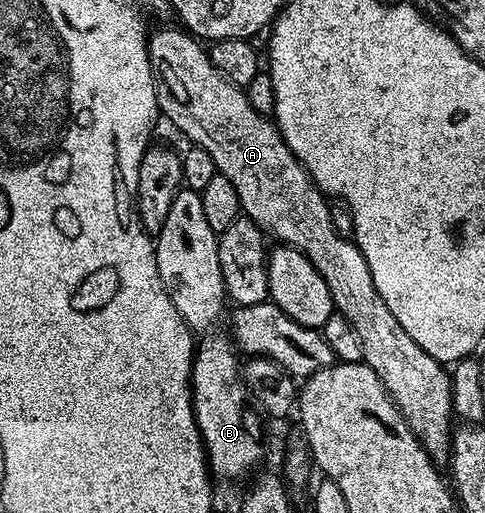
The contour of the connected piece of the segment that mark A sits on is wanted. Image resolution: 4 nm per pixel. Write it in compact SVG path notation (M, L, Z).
M184 29L157 30L148 35L149 62L153 66L153 76L157 84L157 104L162 115L169 117L169 122L177 130L182 130L192 145L202 146L211 152L211 160L215 160L219 173L227 176L231 184L235 184L235 192L239 192L239 204L244 217L249 218L256 226L260 226L266 235L277 237L276 241L295 247L323 276L327 288L333 297L333 309L341 314L359 332L359 341L363 343L364 363L370 366L379 376L383 388L389 398L399 408L403 420L411 428L411 432L419 440L429 457L438 464L449 461L451 445L451 427L455 422L453 401L451 400L450 371L435 356L427 356L407 332L391 316L391 308L383 304L383 296L375 288L375 280L371 280L371 268L367 268L367 260L363 260L363 252L359 252L356 242L336 231L332 223L332 212L326 195L311 180L303 164L293 155L291 148L283 140L277 130L276 121L266 115L255 112L251 108L248 93L234 82L228 82L211 64L208 49L194 35Z

